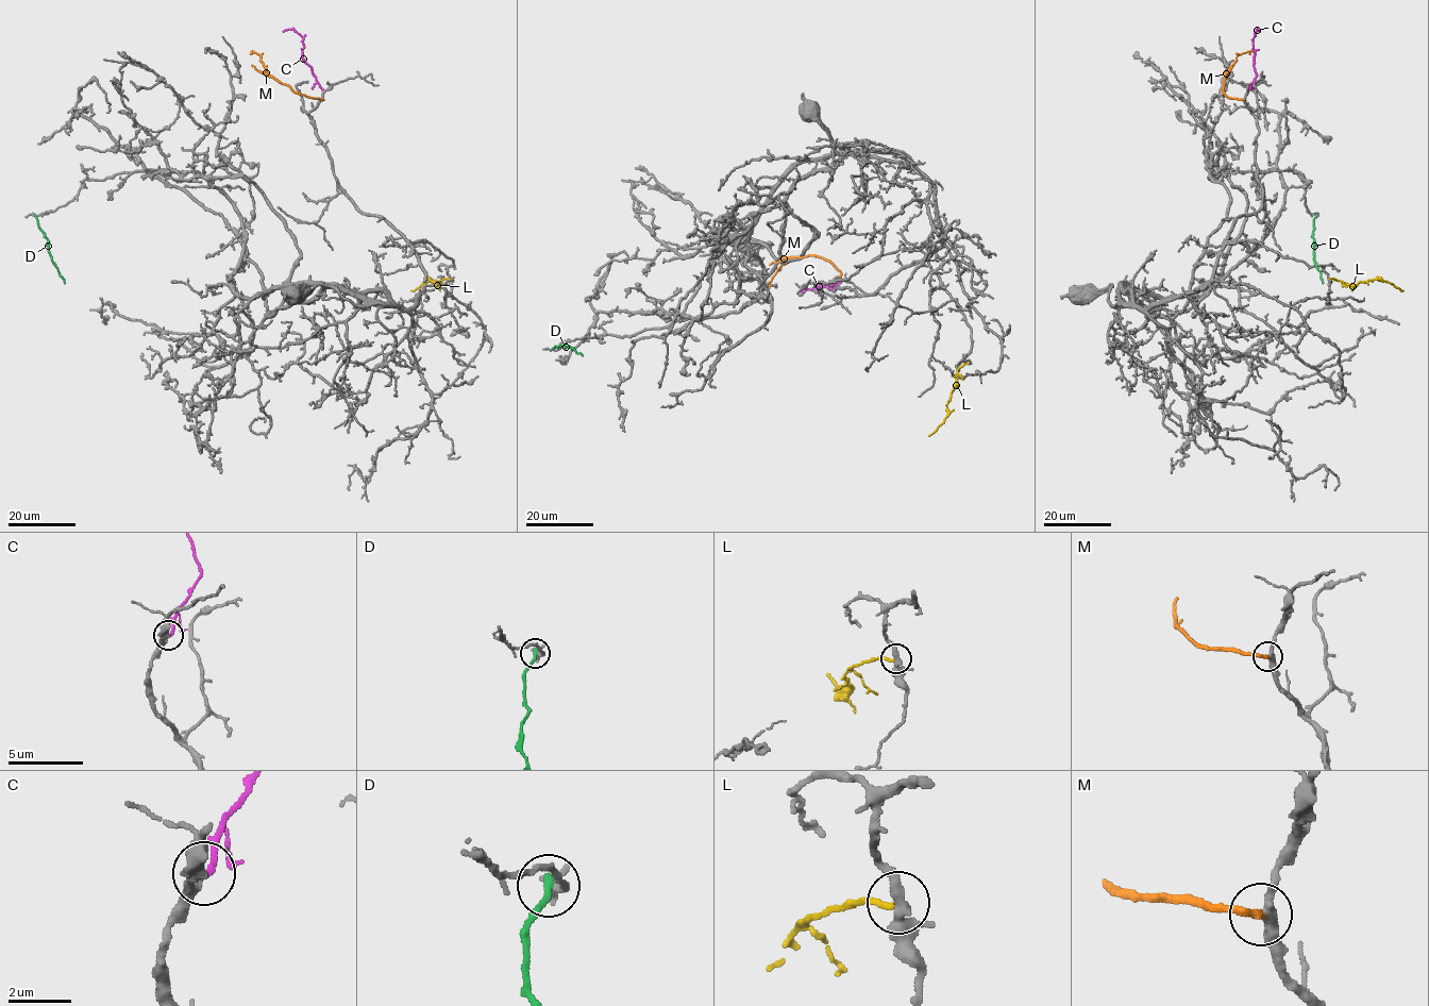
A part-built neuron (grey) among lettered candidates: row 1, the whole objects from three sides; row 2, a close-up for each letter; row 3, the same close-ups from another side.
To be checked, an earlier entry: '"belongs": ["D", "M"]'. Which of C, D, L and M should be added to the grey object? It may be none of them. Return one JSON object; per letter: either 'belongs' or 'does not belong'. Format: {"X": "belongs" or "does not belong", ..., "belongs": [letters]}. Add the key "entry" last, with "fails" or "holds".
{"C": "belongs", "D": "does not belong", "L": "does not belong", "M": "belongs", "belongs": ["C", "M"], "entry": "fails"}

